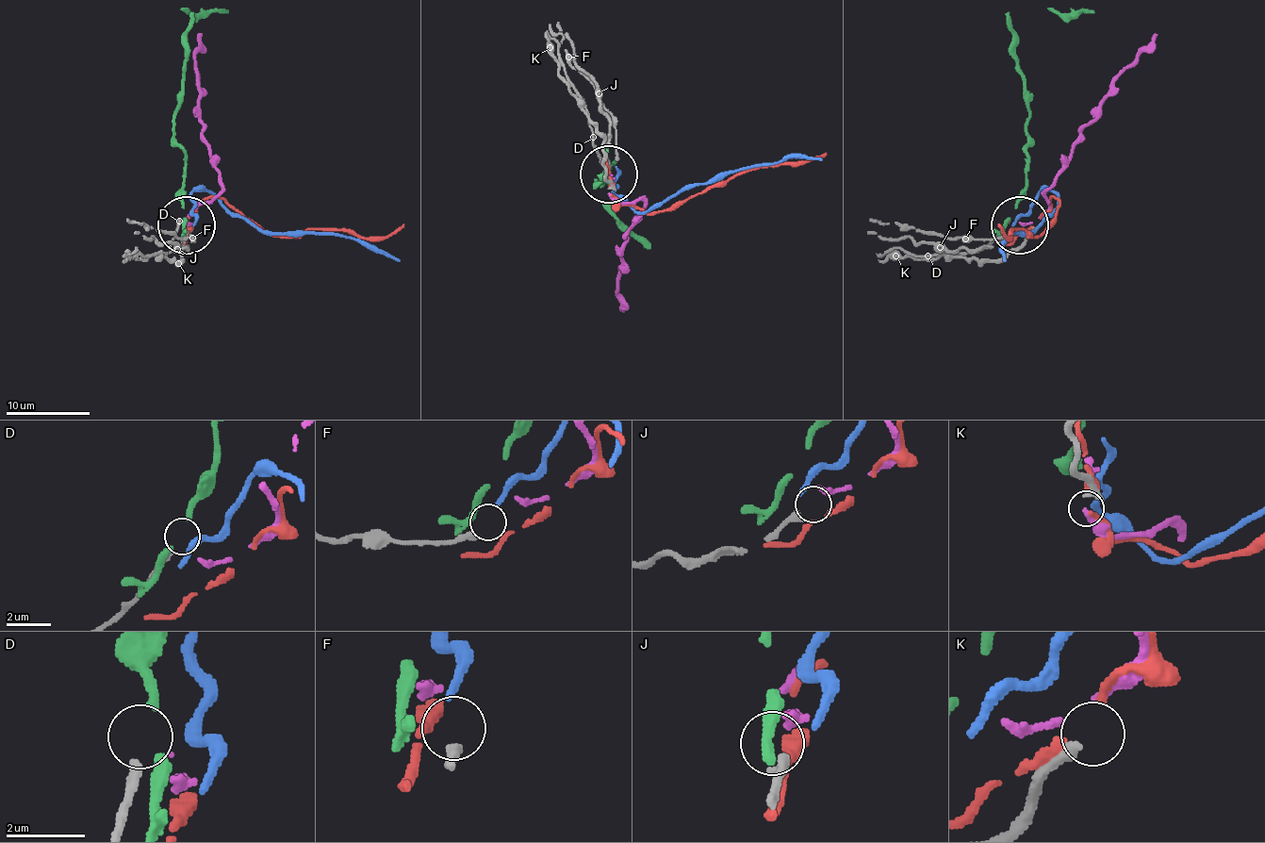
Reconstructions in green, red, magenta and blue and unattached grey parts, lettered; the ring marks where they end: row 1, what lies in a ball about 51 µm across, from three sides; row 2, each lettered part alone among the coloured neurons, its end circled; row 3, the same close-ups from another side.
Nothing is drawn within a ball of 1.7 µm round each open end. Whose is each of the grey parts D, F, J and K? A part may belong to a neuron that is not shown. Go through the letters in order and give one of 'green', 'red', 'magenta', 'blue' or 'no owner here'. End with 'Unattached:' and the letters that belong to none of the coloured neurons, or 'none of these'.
D: no owner here
F: blue
J: magenta
K: no owner here
Unattached: D, K

